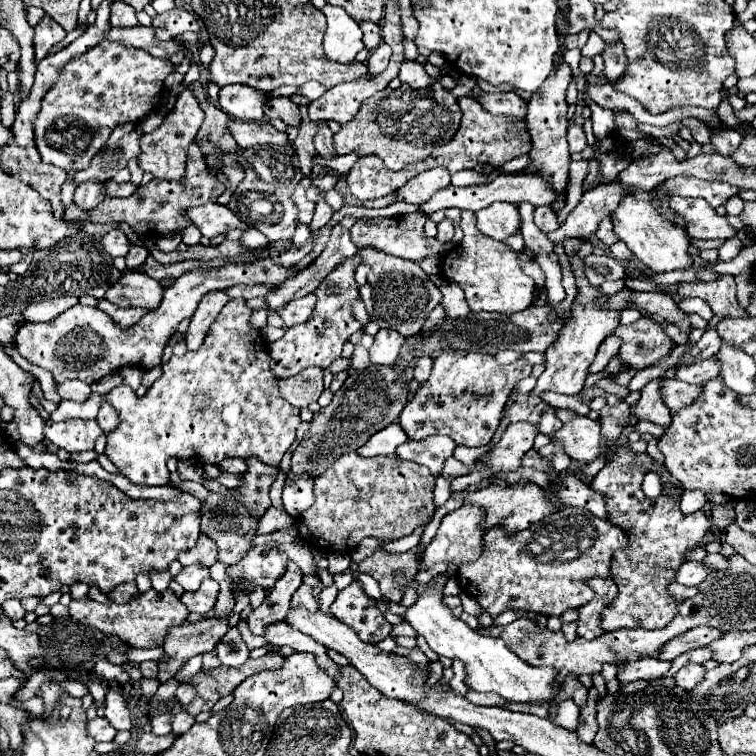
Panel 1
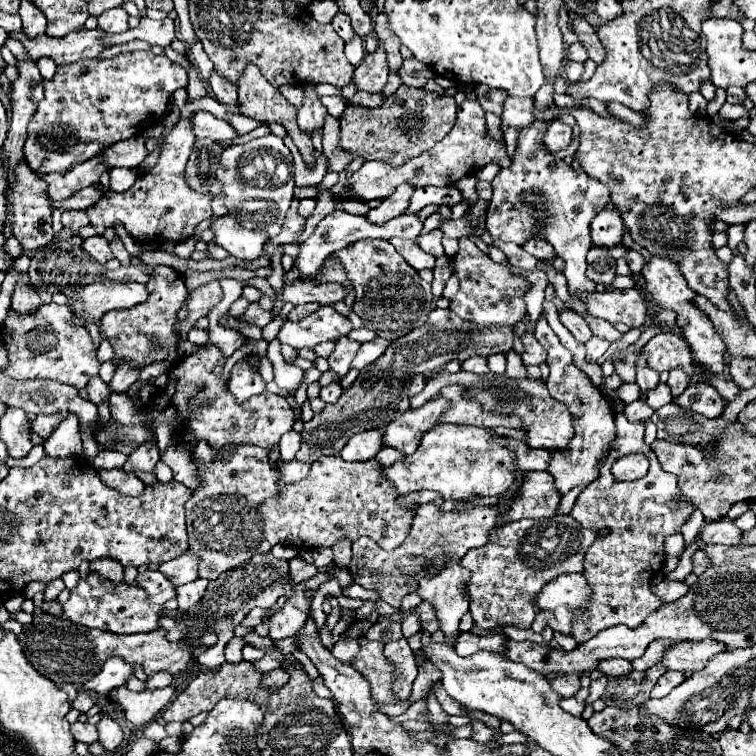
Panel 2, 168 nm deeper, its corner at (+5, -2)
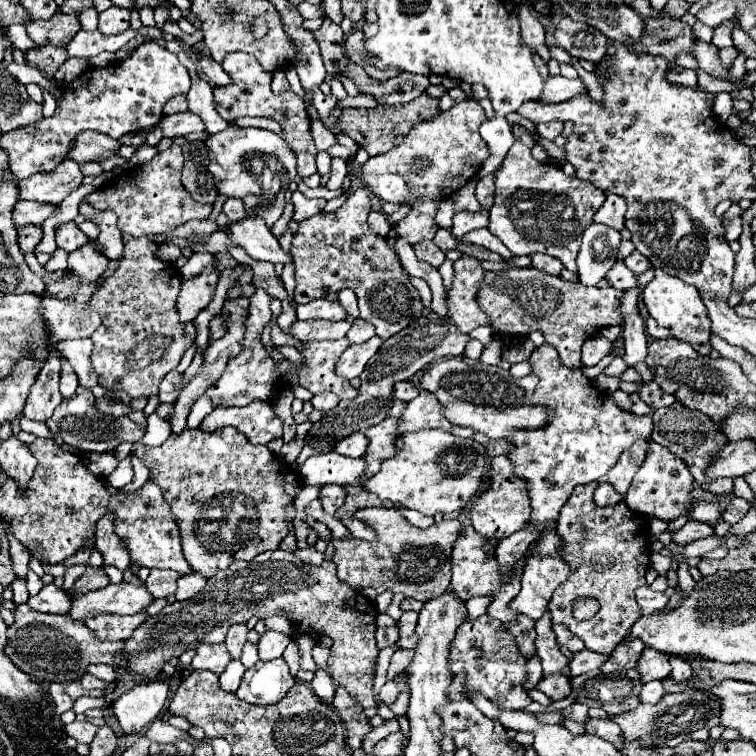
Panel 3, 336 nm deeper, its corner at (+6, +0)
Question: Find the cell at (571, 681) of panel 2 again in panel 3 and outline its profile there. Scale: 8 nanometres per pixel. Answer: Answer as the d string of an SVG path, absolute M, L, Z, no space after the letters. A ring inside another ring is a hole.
M545 613L535 623L535 629L537 629L535 645L537 645L537 655L543 663L543 675L569 671L569 659L559 651L559 645L555 641L555 633L551 629L551 615Z

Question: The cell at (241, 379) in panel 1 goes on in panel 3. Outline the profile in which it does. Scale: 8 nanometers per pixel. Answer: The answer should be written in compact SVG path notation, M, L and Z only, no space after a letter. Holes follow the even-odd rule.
M253 401L245 407L215 407L201 423L201 429L213 433L221 427L239 429L251 445L269 443L281 437L283 421L267 401Z

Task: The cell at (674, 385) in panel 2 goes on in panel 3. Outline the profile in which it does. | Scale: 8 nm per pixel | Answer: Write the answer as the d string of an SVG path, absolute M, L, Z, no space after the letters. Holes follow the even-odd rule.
M645 383L643 389L639 391L639 397L651 407L651 409L659 409L659 407L667 407L675 401L675 397L671 393L665 393L657 383Z

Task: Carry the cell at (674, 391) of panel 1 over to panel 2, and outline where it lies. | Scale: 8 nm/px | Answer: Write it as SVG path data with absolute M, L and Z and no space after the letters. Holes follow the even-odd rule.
M712 385L686 387L686 391L676 399L676 403L680 407L686 407L688 411L698 411L708 419L720 417L726 407L726 399L722 399L722 395Z

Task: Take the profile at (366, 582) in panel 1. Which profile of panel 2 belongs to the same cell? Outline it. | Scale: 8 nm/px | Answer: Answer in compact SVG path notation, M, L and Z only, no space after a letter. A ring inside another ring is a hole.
M338 541L338 543L334 543L334 547L332 547L332 551L334 551L334 563L338 565L338 567L348 567L348 561L350 561L350 541Z

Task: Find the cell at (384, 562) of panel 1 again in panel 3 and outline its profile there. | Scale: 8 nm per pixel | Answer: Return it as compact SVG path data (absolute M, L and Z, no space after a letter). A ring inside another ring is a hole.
M365 507L357 511L365 523L369 523L377 531L375 541L363 541L355 537L347 539L333 539L335 545L335 565L337 575L341 581L351 585L357 591L367 587L375 589L377 593L391 591L403 593L405 597L413 597L419 601L427 601L433 595L443 593L451 583L451 551L461 535L461 521L459 519L443 519L433 523L427 529L419 529L411 525L397 507Z

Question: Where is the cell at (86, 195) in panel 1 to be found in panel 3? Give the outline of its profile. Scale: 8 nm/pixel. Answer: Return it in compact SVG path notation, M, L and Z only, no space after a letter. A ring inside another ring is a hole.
M75 221L59 225L55 231L55 239L57 239L57 245L63 247L67 253L71 253L73 249L77 249L89 241L87 235L77 227Z

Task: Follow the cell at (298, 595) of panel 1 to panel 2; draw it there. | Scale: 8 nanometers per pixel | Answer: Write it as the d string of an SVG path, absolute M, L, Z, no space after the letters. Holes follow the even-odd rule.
M286 603L280 613L270 617L270 633L268 633L268 637L274 639L274 641L292 637L306 625L306 619L308 619L306 613L298 611L296 607L290 607L290 603Z

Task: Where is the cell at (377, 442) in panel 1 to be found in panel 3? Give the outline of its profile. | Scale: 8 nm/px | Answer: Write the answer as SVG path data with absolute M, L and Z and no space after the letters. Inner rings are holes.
M353 433L353 435L345 437L345 439L341 439L337 443L335 451L341 453L341 455L345 455L345 457L357 459L357 457L363 457L365 455L365 449L367 447L369 447L369 439L363 433Z

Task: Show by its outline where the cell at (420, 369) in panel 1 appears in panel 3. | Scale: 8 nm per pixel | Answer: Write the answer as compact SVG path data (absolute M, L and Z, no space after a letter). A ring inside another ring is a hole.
M401 381L395 387L395 399L401 399L401 401L411 401L419 393L421 393L421 389L417 389L417 383L415 381Z

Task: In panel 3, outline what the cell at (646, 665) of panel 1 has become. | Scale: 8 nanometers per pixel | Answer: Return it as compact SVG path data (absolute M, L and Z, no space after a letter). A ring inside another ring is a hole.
M583 649L583 651L575 653L575 657L571 661L571 677L583 675L593 669L601 669L607 663L607 659L609 659L609 655L601 655L601 653L593 653L589 649Z

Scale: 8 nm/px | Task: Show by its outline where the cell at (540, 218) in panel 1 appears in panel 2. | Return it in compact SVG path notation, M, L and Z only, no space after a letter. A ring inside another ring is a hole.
M532 239L530 243L526 243L524 251L528 251L532 257L536 257L538 261L548 261L548 259L556 259L554 249L550 249L548 243L544 243L544 239Z

